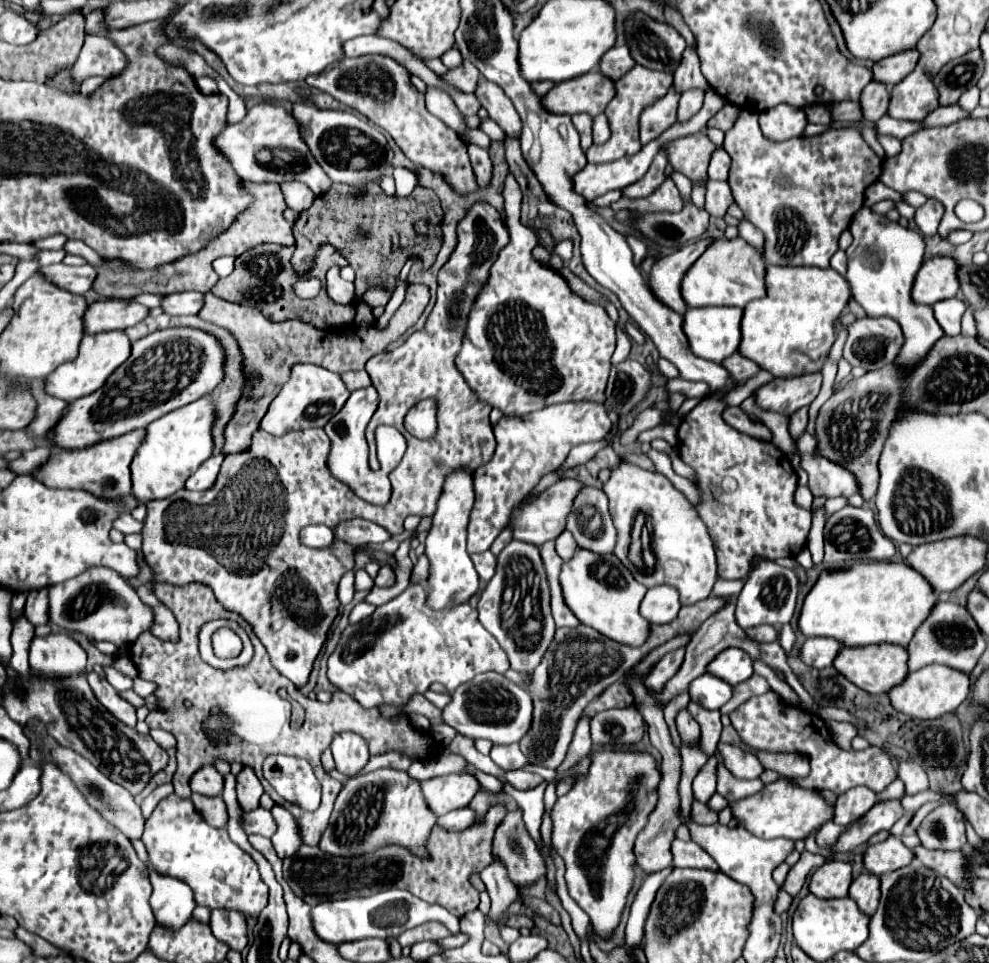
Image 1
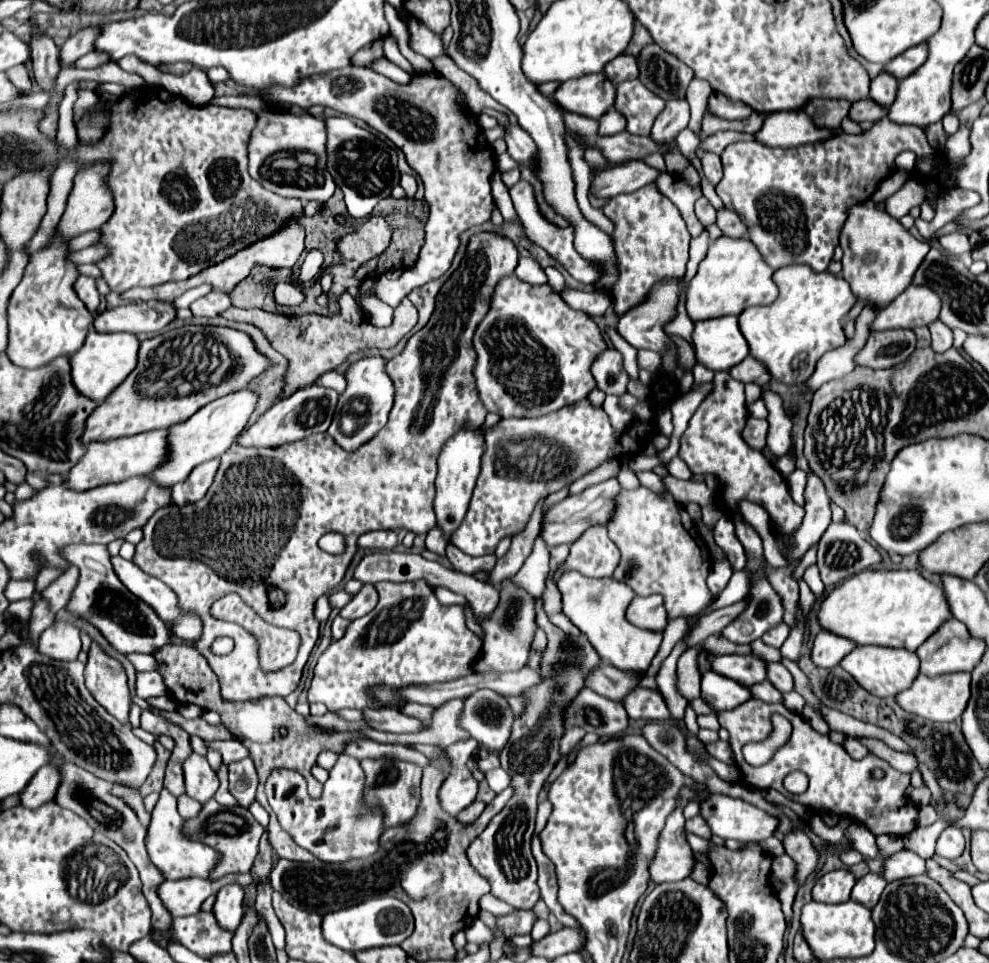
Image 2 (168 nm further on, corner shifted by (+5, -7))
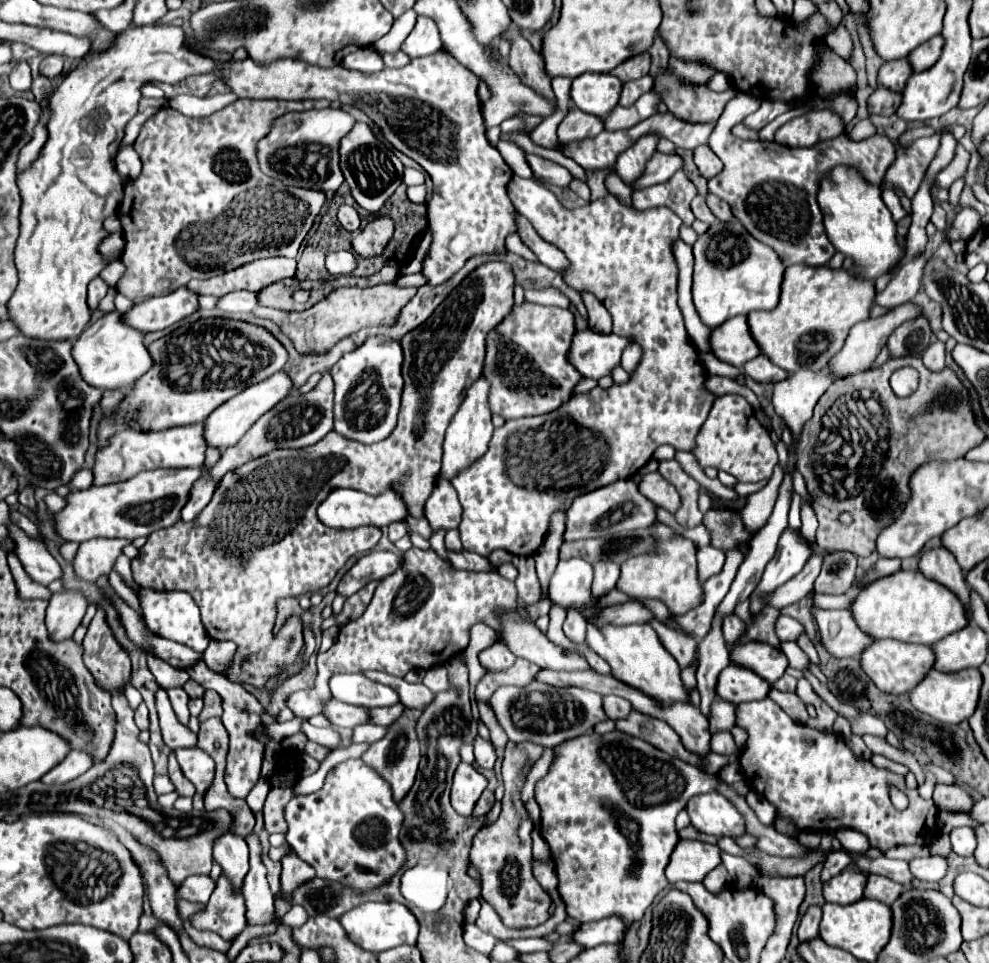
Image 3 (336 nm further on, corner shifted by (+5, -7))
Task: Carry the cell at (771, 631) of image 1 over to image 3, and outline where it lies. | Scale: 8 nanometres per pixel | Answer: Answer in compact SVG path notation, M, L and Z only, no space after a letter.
M780 614L778 616L778 620L776 620L776 636L778 636L778 640L780 642L786 642L786 640L796 640L798 638L798 634L800 632L804 632L804 628L802 628L802 624L800 622L796 622L794 618L790 618L790 616L784 616L784 614Z

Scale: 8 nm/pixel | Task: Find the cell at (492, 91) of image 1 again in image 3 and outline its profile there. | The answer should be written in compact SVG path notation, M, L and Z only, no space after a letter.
M526 154L526 160L534 172L534 178L544 182L544 184L554 184L554 186L568 186L570 180L572 180L572 174L556 164L556 162L550 162L546 158L540 158L536 154Z

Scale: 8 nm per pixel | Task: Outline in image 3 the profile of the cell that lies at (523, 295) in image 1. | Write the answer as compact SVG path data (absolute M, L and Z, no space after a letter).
M524 302L522 306L514 304L510 314L486 336L486 360L482 376L490 382L490 394L488 394L490 410L510 420L522 416L548 414L566 404L572 398L576 384L582 380L582 374L568 360L574 330L576 330L574 314L568 308L540 306L532 302Z

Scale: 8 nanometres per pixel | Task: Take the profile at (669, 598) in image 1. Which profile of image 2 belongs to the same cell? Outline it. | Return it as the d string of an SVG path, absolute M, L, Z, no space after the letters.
M634 596L634 600L626 608L626 620L640 628L662 632L668 622L662 596Z

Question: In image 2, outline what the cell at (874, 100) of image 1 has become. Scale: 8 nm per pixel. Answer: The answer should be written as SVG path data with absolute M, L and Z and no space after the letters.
M880 72L870 84L870 98L882 106L890 106L896 98L896 88L898 80L888 72Z

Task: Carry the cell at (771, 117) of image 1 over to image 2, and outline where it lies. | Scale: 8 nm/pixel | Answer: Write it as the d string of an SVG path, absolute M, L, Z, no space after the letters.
M804 110L792 112L772 112L764 120L758 132L758 140L764 146L796 148L802 144L812 144L830 138L834 132L830 128L818 128Z

